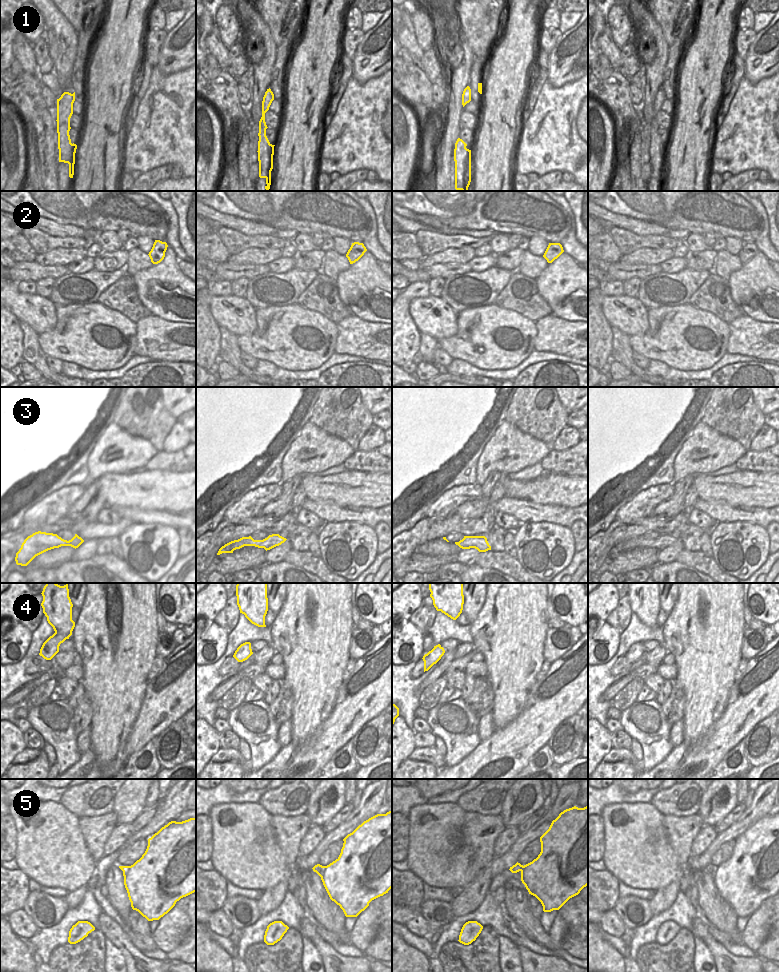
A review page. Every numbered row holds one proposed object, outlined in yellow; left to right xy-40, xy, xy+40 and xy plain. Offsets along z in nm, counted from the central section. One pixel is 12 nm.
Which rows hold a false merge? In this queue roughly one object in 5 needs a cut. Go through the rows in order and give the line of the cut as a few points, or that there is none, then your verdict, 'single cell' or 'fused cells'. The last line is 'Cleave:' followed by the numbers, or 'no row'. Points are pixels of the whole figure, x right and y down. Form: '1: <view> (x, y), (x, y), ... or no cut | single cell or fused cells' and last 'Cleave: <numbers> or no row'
1: no cut | single cell
2: no cut | single cell
3: no cut | single cell
4: no cut | single cell
5: no cut | single cell
Cleave: no row

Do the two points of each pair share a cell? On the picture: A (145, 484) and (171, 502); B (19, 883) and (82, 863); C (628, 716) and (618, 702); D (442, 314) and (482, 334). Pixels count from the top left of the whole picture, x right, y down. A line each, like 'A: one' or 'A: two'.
A: one
B: two
C: two
D: two

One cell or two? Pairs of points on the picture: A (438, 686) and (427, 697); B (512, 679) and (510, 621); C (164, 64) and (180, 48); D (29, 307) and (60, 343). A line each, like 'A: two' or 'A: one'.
A: one
B: one
C: one
D: two

